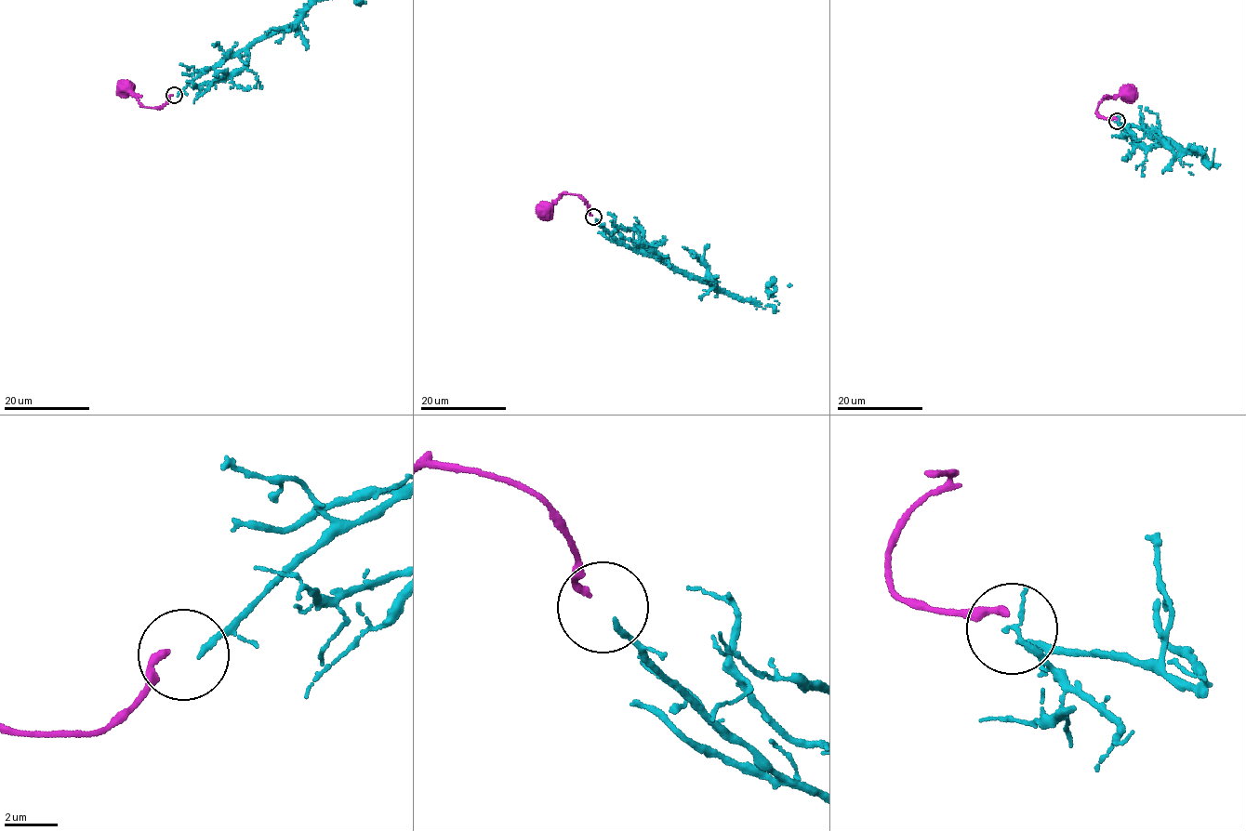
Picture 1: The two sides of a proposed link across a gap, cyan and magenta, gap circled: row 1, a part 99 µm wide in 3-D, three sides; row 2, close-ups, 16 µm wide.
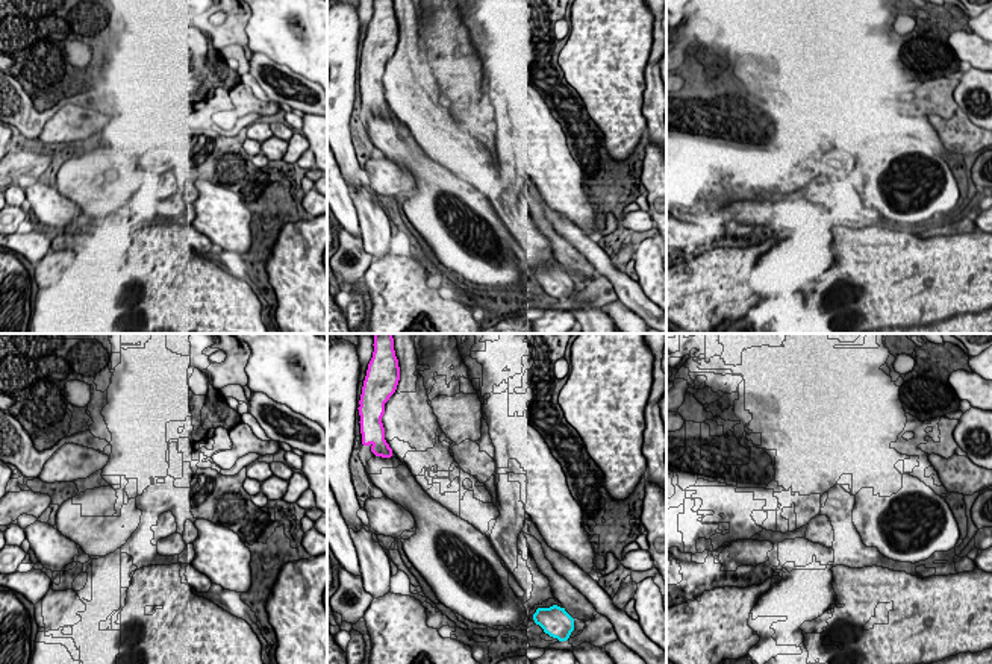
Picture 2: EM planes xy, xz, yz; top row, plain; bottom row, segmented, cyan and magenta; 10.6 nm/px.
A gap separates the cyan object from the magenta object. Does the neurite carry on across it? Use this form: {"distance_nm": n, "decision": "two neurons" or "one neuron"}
{"distance_nm": 2250, "decision": "two neurons"}

